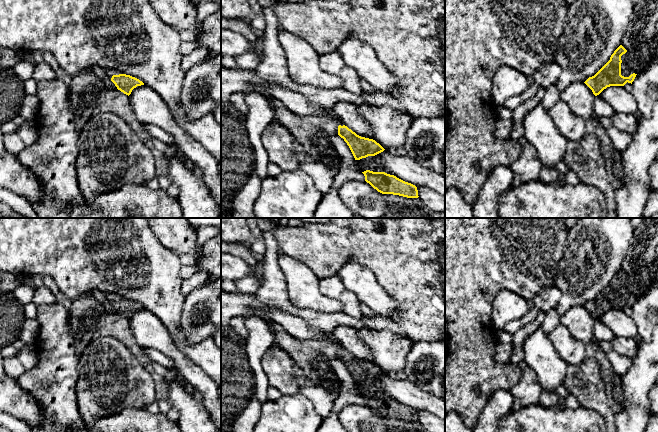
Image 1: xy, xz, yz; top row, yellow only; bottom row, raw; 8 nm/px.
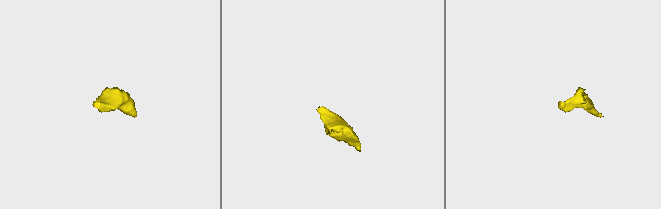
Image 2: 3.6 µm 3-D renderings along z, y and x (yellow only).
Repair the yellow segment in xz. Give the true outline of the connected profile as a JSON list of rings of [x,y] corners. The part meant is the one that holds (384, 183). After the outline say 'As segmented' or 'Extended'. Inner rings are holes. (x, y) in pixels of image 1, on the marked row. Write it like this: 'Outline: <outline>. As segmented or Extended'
Outline: [[[362,172],[365,181],[387,197],[387,212],[381,218],[445,218],[444,212],[434,212],[426,207],[418,196],[417,187],[385,172]]]. Extended

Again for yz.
Outline: [[[658,33],[639,47],[624,47],[620,45],[611,55],[610,60],[584,83],[595,96],[610,86],[624,86],[634,81],[640,73],[658,54]]]. Extended

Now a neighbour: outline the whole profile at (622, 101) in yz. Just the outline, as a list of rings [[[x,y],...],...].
[[[623,86],[607,87],[599,96],[613,108],[615,113],[628,113],[636,117],[639,116],[633,94],[631,91],[627,91]]]

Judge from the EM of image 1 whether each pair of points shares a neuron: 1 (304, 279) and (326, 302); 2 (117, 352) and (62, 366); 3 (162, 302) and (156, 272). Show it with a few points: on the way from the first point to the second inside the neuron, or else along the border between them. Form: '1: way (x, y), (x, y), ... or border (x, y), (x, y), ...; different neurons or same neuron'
1: way (306, 285), (320, 299); same neuron
2: border (81, 350), (77, 366), (77, 383), (75, 385); different neurons
3: way (158, 295), (156, 279); same neuron

